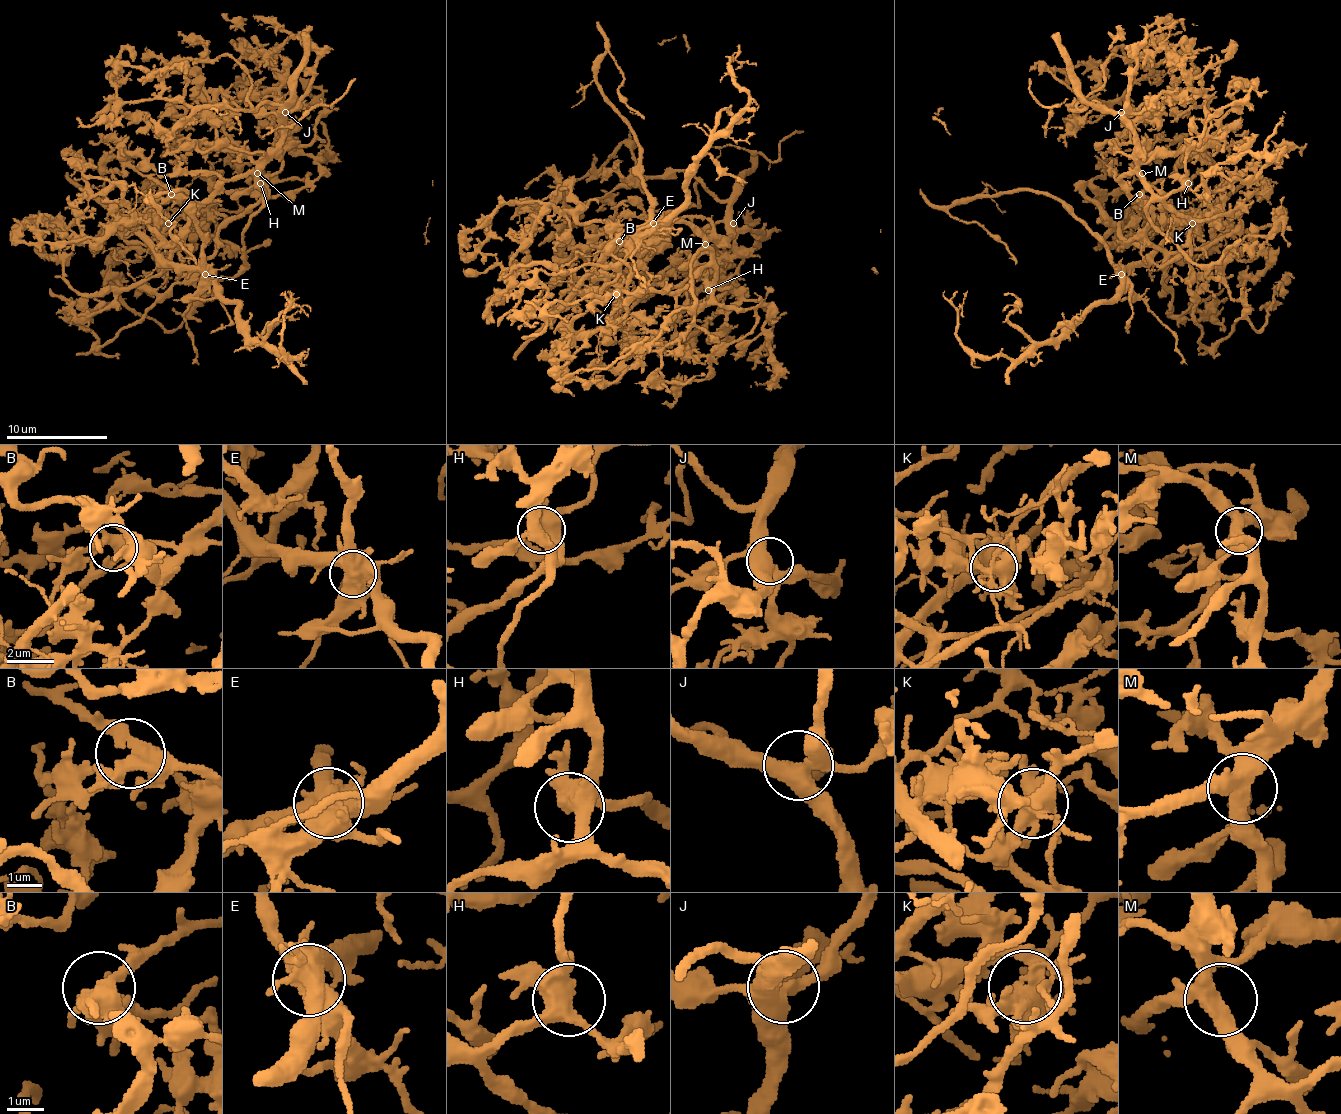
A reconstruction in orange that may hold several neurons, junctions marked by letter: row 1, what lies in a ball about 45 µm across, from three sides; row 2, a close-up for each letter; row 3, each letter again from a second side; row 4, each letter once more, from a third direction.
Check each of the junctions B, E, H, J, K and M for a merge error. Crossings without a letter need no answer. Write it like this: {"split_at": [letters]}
{"split_at": ["E", "K"]}

